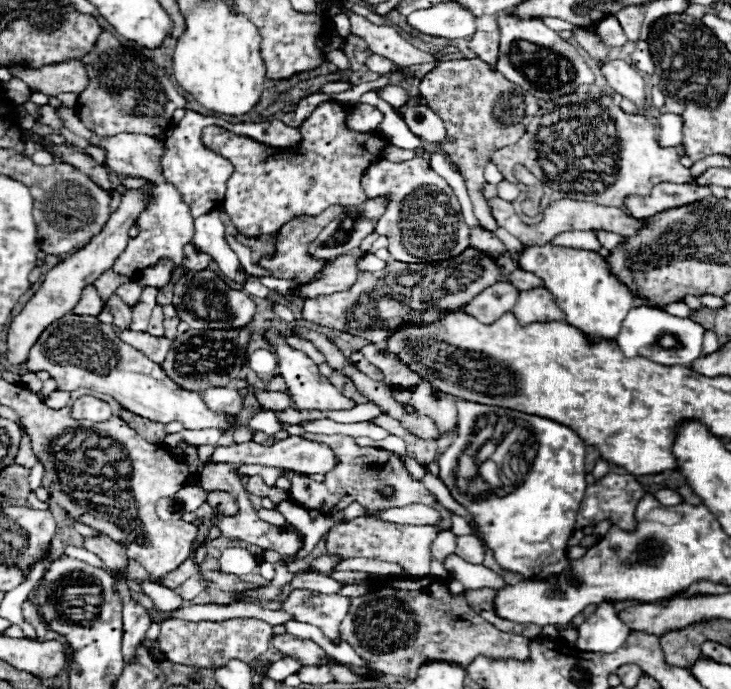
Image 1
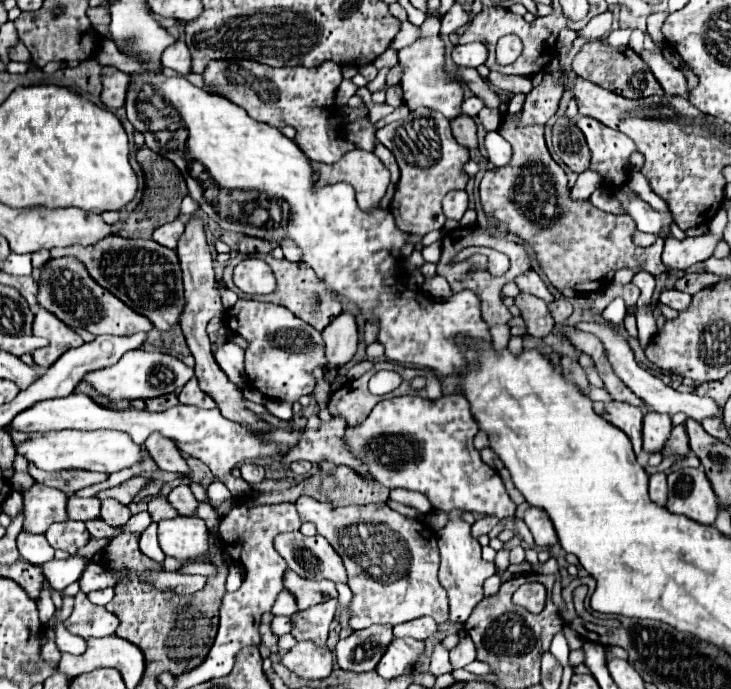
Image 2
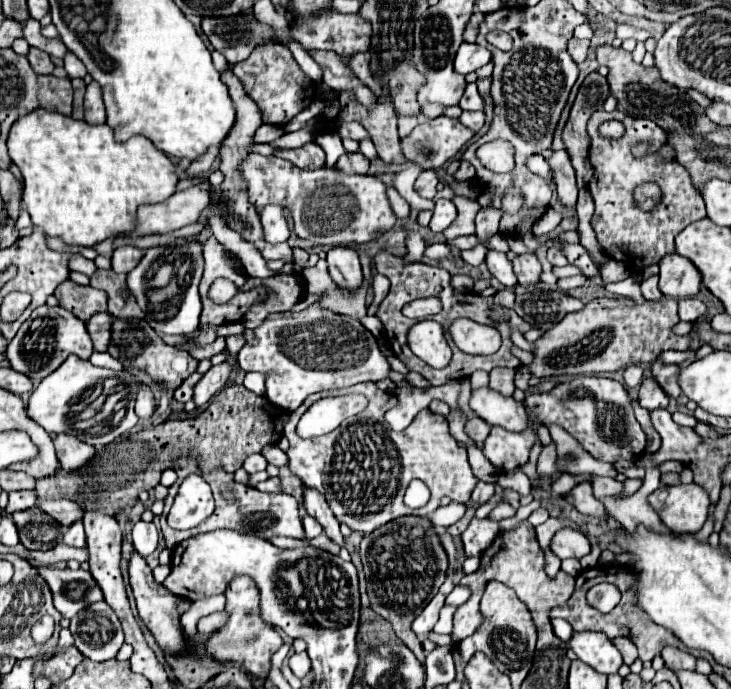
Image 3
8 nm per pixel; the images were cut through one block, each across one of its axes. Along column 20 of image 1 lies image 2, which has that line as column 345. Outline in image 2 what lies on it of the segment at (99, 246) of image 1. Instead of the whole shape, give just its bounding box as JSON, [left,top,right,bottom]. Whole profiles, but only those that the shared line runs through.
[322,312,358,366]

